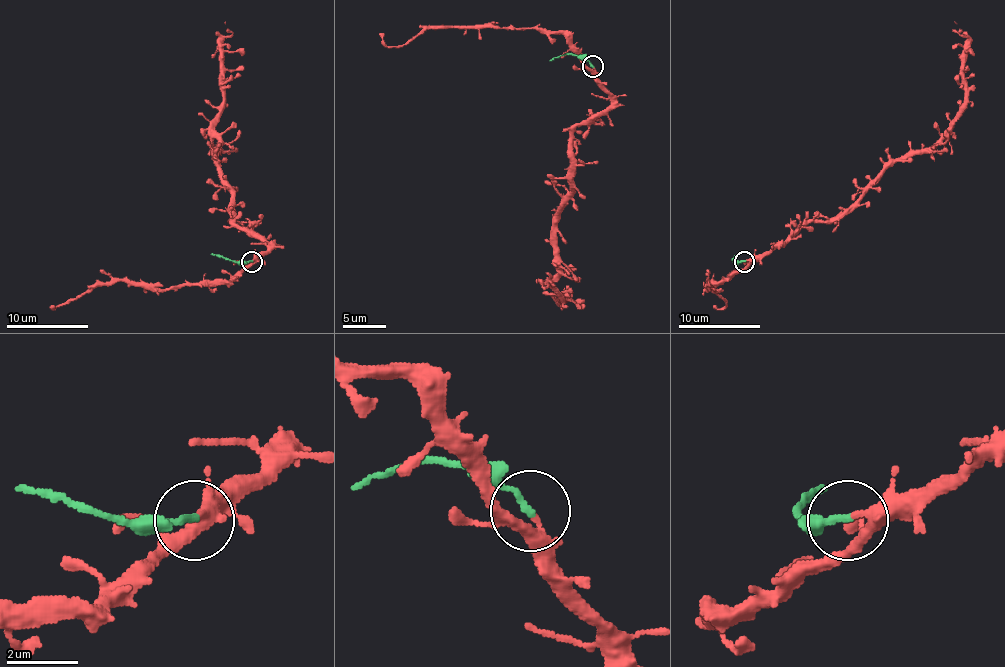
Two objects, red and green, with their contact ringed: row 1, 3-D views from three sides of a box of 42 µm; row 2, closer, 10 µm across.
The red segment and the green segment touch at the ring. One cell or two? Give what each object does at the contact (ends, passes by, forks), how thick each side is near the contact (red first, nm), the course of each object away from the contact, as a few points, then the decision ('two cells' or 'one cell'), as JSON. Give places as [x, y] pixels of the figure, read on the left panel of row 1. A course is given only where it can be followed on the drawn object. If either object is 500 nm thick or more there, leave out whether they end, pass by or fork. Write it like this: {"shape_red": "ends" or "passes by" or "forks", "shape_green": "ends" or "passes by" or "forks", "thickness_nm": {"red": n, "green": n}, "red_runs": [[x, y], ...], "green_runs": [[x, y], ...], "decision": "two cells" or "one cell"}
{"shape_red": "passes by", "shape_green": "ends", "thickness_nm": {"red": 280, "green": 190}, "red_runs": [[251, 260], [270, 245], [233, 221], [233, 188], [216, 153], [222, 38], [231, 34], [224, 22]], "green_runs": [[251, 262], [224, 260], [210, 254]], "decision": "two cells"}

